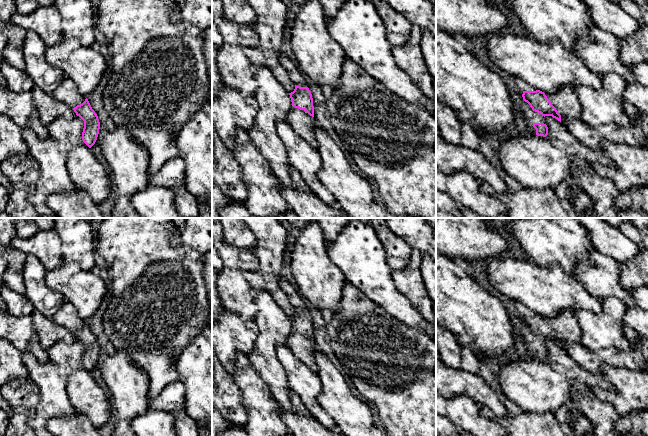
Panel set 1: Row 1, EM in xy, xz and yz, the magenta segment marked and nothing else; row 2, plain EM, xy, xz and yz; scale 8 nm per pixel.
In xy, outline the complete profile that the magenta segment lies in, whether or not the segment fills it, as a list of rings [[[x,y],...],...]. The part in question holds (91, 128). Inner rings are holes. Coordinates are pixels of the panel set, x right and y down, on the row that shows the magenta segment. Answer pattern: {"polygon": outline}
{"polygon": [[[67,76],[51,95],[72,108],[76,115],[84,121],[82,140],[91,148],[97,140],[100,122],[88,99],[79,93],[76,84]]]}

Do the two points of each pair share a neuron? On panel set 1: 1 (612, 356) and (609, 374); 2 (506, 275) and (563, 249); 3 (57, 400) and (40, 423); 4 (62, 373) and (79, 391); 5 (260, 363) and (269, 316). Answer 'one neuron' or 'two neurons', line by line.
1: two neurons
2: two neurons
3: one neuron
4: two neurons
5: one neuron

